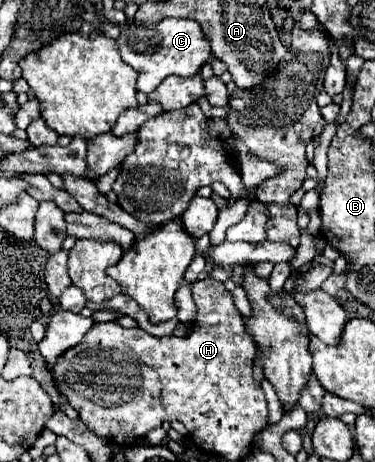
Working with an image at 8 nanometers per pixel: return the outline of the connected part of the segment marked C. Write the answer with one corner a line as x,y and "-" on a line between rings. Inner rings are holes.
163,19
159,23
127,21
121,25
121,37
117,43
121,59
139,73
137,89
143,93
157,89
157,85
169,75
193,77
211,57
211,47
205,33
199,23
189,19

